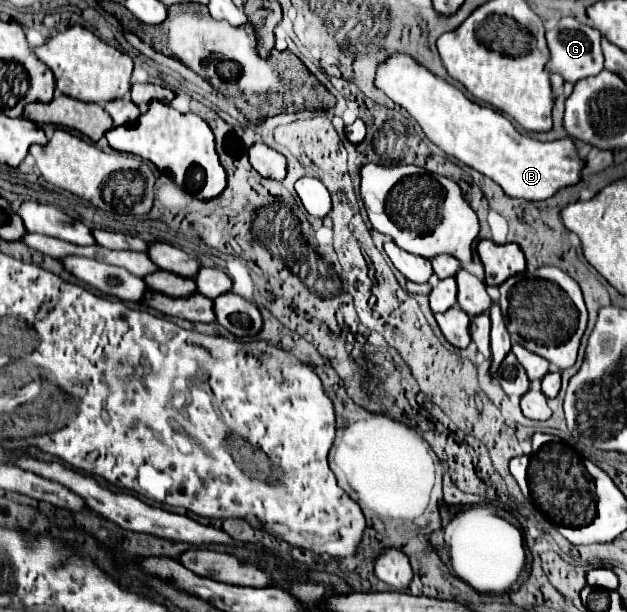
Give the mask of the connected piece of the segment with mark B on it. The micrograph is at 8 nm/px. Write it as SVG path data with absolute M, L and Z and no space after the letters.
M409 55L389 57L379 67L375 85L417 119L431 143L447 155L457 157L461 163L491 177L509 197L543 201L555 195L561 187L581 183L583 179L585 159L577 153L577 147L569 137L543 143L521 135L499 111L467 99L459 89L417 65Z

